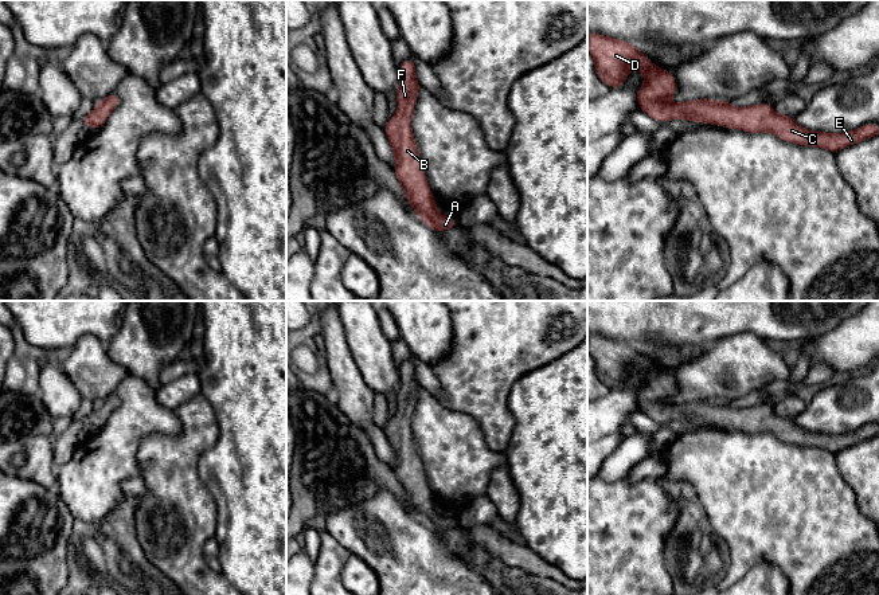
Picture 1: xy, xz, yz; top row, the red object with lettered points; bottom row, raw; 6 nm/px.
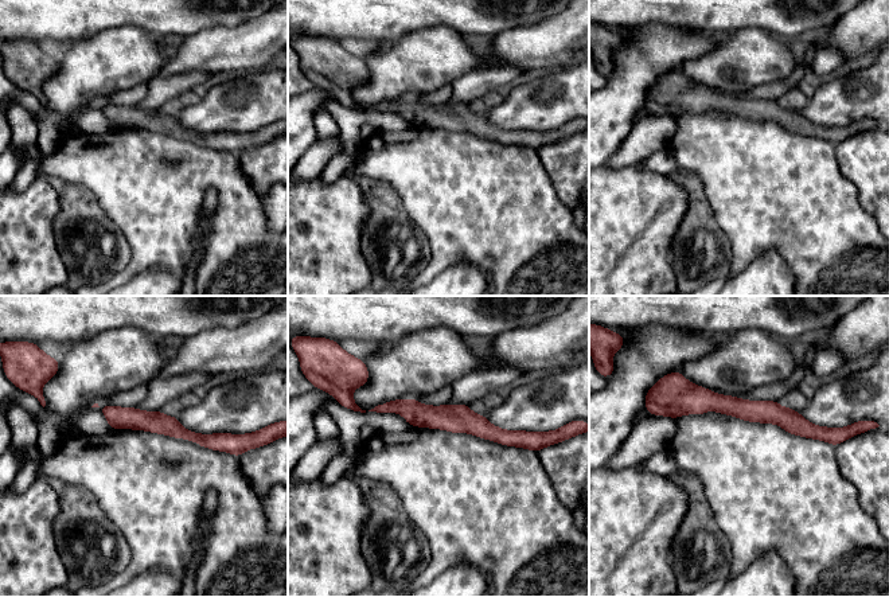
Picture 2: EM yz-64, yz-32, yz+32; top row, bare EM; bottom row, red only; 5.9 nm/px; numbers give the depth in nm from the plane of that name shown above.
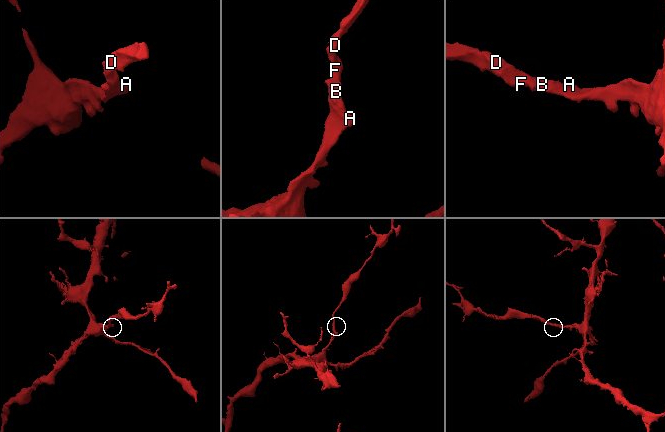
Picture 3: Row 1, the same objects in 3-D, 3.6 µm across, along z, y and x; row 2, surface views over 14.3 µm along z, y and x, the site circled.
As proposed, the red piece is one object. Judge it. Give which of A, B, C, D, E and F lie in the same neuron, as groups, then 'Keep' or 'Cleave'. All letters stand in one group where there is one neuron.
Groups: A B C D E F. Keep

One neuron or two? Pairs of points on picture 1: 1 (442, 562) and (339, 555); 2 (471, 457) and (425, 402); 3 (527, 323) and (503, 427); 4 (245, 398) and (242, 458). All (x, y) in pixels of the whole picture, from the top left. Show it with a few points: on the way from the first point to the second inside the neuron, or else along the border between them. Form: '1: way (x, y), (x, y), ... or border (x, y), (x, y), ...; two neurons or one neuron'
1: border (328, 532), (352, 554); two neurons
2: way (457, 443), (429, 415); one neuron
3: way (501, 348), (497, 352), (497, 402); one neuron
4: way (245, 413), (245, 443); one neuron

